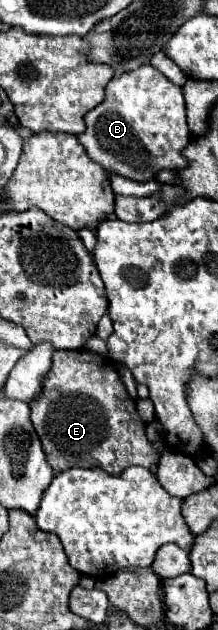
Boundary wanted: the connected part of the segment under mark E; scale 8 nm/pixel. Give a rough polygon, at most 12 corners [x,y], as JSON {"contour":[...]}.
{"contour":[[53,351],[29,405],[55,473],[151,469],[117,365]]}

